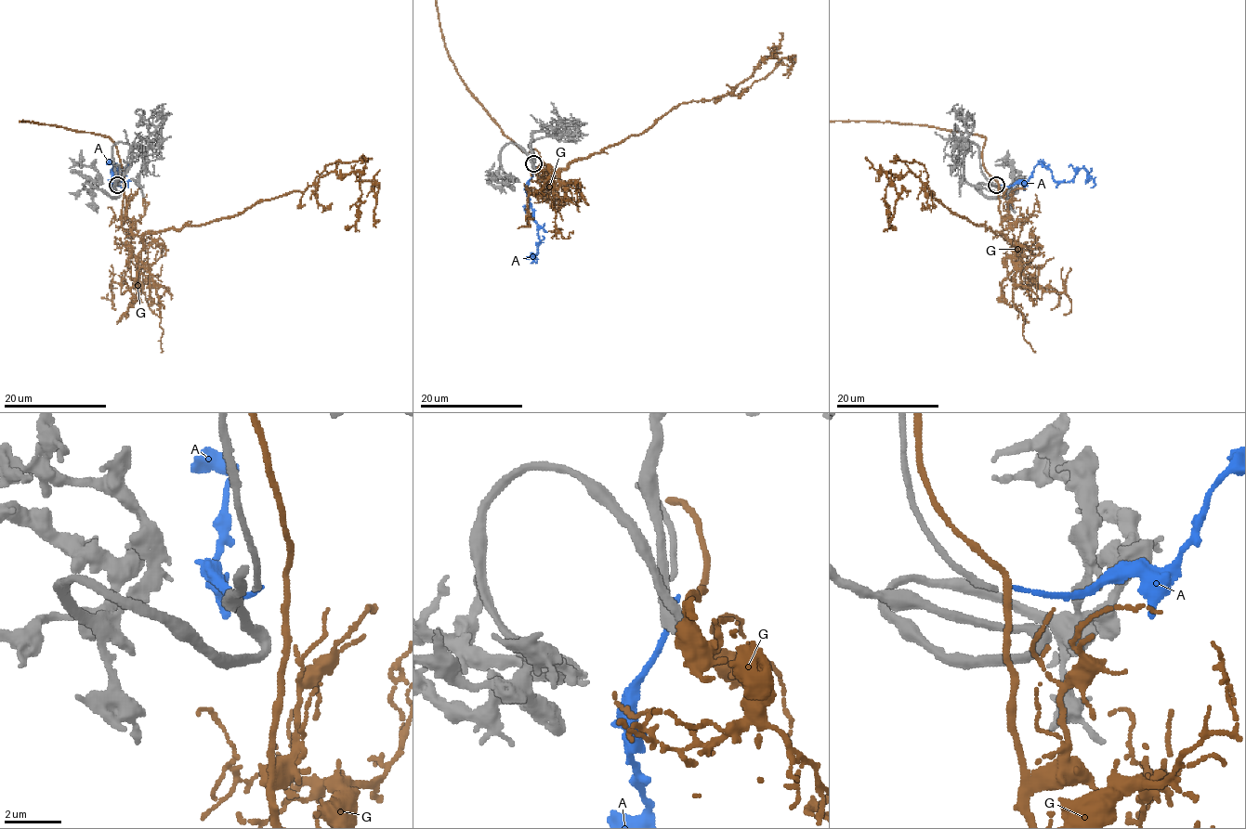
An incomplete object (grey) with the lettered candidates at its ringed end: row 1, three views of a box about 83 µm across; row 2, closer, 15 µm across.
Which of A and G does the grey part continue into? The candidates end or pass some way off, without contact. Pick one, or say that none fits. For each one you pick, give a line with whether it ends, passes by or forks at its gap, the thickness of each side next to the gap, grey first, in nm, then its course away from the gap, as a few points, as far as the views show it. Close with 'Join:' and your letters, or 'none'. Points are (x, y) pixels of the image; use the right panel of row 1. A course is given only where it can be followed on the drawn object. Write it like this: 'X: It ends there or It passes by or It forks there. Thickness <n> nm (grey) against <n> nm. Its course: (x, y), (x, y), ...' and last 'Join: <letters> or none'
Join: none

